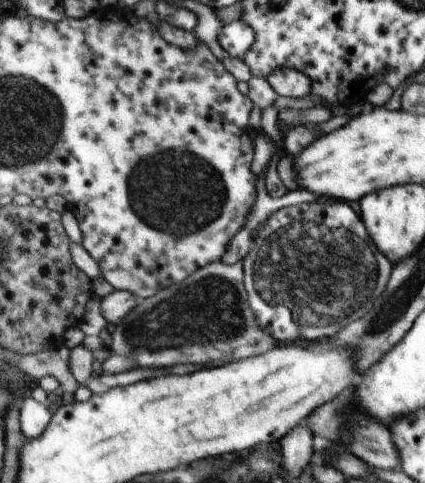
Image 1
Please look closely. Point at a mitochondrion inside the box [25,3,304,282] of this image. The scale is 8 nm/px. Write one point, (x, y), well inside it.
(180, 194)

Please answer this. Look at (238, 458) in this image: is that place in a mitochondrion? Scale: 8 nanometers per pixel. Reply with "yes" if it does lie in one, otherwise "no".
no

